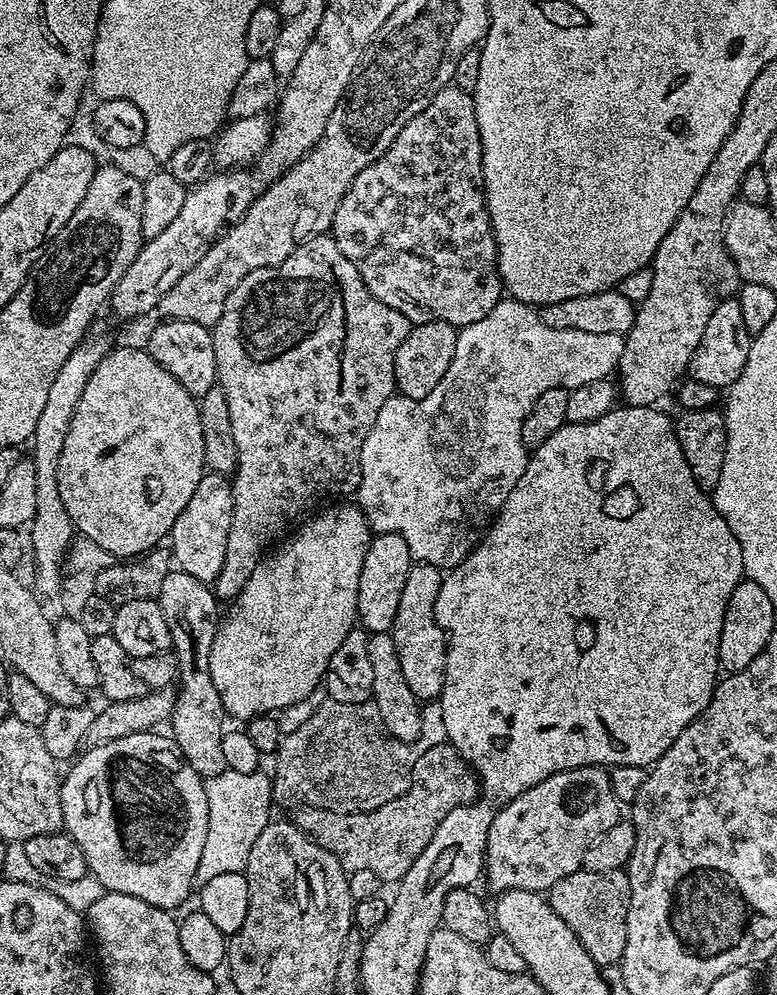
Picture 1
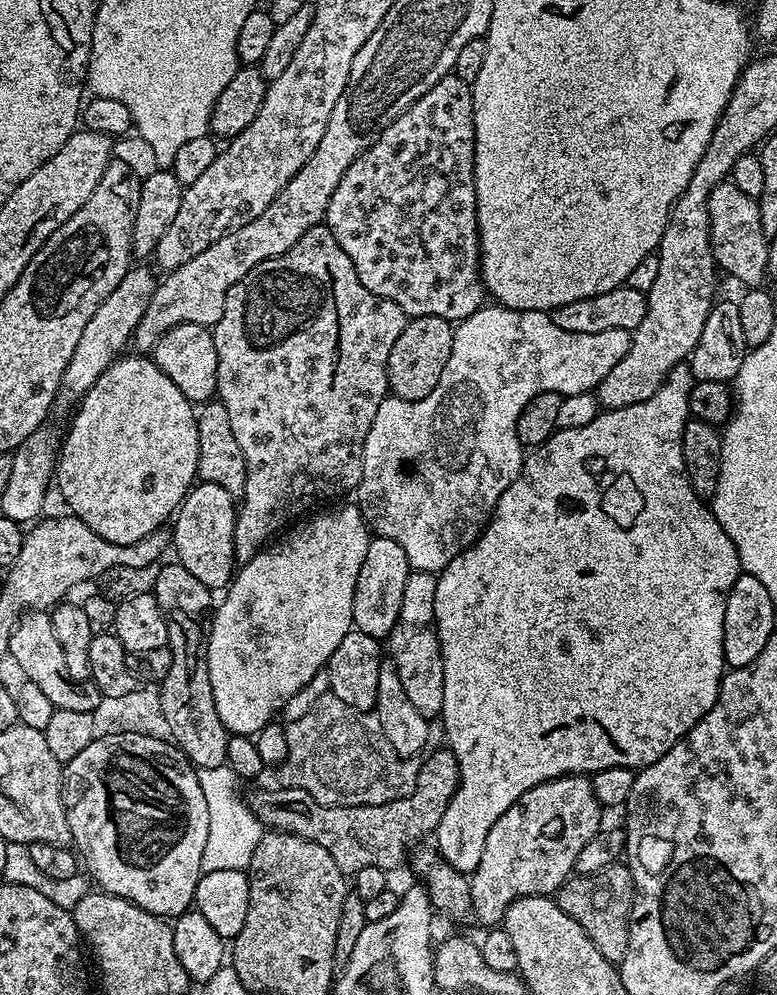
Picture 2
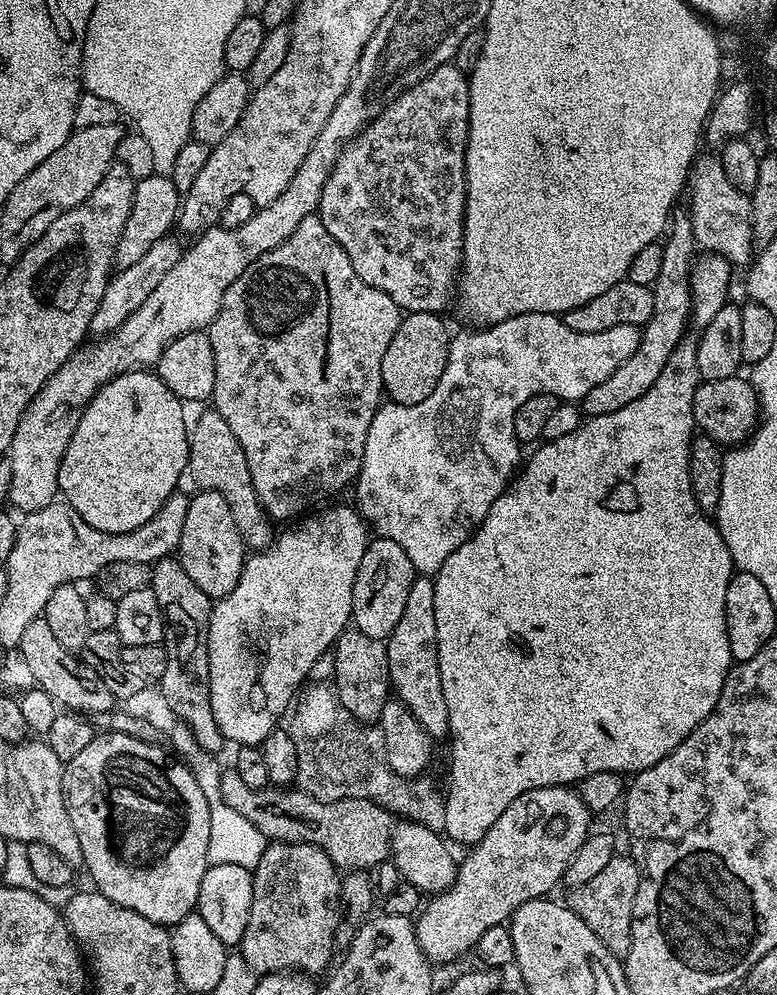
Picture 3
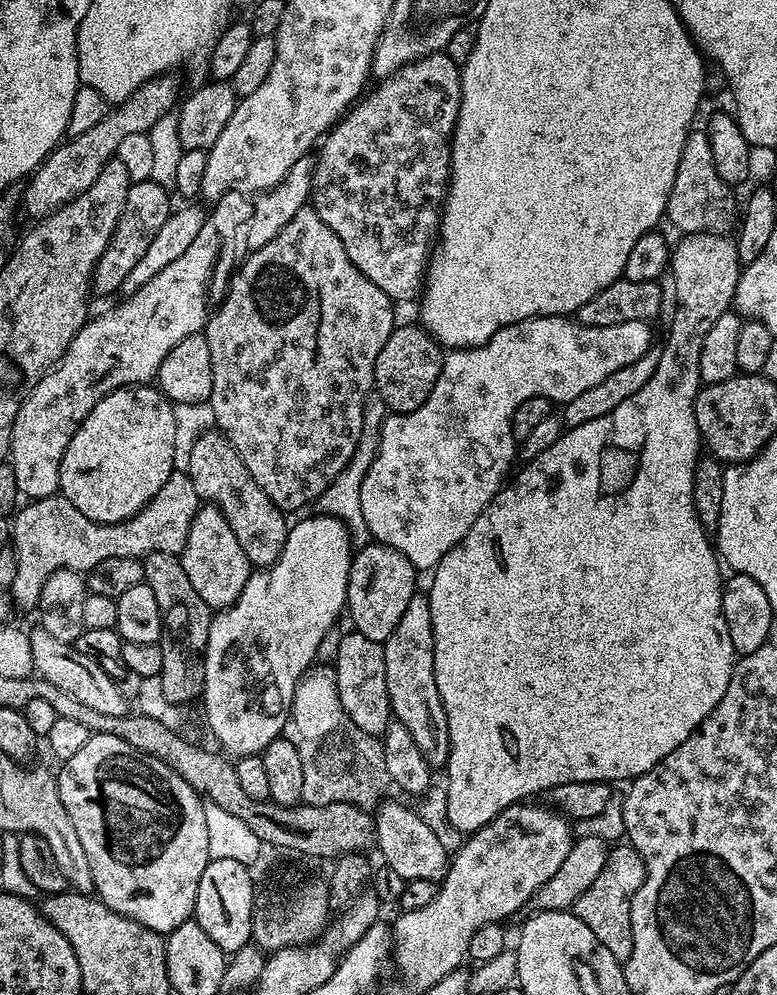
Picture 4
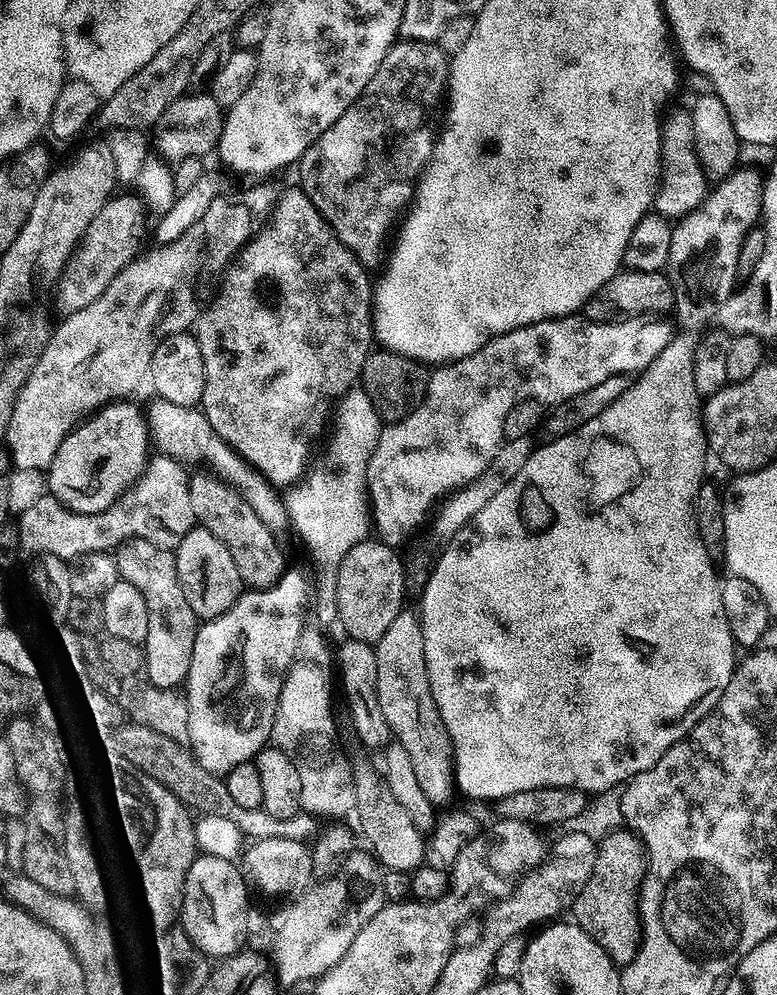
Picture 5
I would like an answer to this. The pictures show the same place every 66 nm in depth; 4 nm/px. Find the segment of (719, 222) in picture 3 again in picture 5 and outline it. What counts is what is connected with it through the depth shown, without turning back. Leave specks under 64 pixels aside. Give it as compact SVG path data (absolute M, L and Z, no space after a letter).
M691 111L669 115L663 127L664 150L660 168L660 187L656 190L655 211L665 218L683 218L700 208L710 193L710 181L698 156L694 140L694 122Z

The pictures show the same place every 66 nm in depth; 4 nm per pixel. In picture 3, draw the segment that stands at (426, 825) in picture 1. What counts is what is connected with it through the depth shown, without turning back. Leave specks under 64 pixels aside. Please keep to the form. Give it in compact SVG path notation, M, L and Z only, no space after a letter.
M235 770L220 774L219 790L226 806L234 806L270 842L313 844L336 863L337 869L367 869L389 859L392 850L393 813L369 800L316 800L292 786L251 788Z

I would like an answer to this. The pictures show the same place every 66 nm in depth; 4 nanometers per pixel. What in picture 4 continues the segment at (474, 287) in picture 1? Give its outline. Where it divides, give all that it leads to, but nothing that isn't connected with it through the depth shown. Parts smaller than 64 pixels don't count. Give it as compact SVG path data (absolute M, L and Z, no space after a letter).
M447 51L435 52L424 56L421 60L402 65L394 74L383 77L377 83L380 85L369 96L367 93L332 125L314 156L311 207L315 208L318 218L322 218L322 222L326 222L326 226L330 226L334 234L338 234L342 246L346 246L346 254L350 254L350 262L354 262L354 266L358 266L358 270L362 270L362 274L366 274L366 278L374 282L374 286L378 286L378 290L385 292L393 302L412 299L415 301L426 284L430 253L438 240L444 198L452 175L452 135L456 129L460 109L460 70L461 65L451 60Z

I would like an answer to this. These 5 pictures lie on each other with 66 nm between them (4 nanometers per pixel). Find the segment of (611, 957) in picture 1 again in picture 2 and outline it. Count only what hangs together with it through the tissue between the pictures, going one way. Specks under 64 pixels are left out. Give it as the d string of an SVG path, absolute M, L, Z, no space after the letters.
M617 862L598 874L573 875L555 892L554 899L559 908L566 910L566 914L570 914L570 918L574 918L582 930L586 930L590 942L598 946L602 958L619 966L630 946L630 914L635 893L631 867L627 863Z

